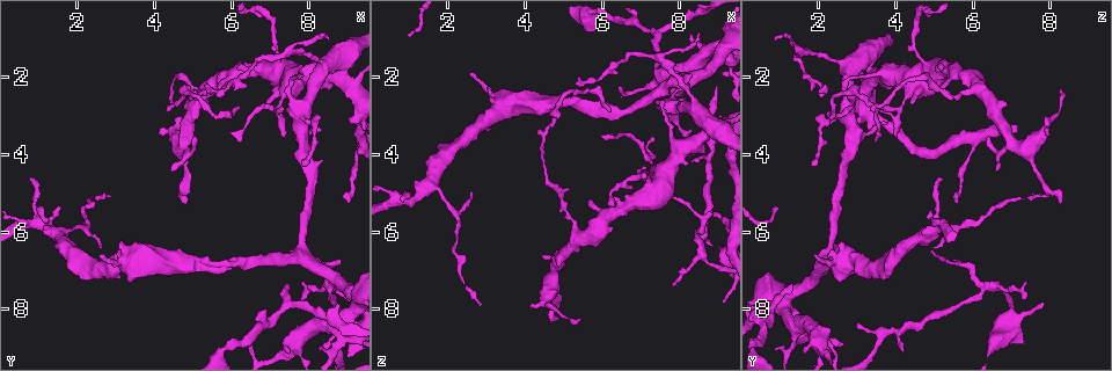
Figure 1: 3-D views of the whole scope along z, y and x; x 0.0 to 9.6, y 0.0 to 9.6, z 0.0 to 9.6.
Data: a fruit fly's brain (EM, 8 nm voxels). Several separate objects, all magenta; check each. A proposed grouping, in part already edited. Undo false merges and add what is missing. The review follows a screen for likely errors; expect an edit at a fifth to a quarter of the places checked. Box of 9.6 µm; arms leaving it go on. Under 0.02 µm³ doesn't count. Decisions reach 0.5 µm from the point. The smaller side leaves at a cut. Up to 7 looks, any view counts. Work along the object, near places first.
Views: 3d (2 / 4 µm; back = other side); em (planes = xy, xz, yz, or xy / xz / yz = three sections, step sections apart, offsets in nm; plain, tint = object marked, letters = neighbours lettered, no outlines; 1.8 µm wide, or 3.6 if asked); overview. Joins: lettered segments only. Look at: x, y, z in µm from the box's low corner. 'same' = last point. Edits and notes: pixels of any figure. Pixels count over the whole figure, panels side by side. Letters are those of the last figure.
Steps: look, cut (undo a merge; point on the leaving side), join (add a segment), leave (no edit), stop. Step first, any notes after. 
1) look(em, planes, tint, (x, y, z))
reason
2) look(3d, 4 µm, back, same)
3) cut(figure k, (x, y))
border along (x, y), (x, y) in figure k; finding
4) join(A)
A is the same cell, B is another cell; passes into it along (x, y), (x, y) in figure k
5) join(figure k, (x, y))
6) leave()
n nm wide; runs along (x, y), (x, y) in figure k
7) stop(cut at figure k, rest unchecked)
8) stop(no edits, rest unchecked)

look(3d, 4 µm, (7.45, 7.45, 1.30))
free end

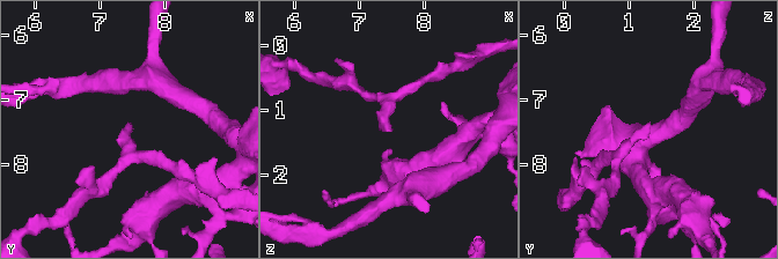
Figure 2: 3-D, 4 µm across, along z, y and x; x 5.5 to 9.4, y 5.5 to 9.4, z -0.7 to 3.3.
look(em, planes, letters, (7.45, 7.40, 1.35))

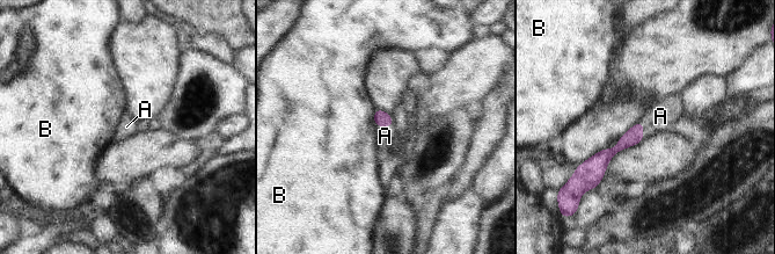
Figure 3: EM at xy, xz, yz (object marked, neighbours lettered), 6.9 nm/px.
join(A)
A is the same cell, B is another cell; the neuron continues

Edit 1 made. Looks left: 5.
look(3d, 2 µm, (8.60, 7.50, 6.30))
arms part here

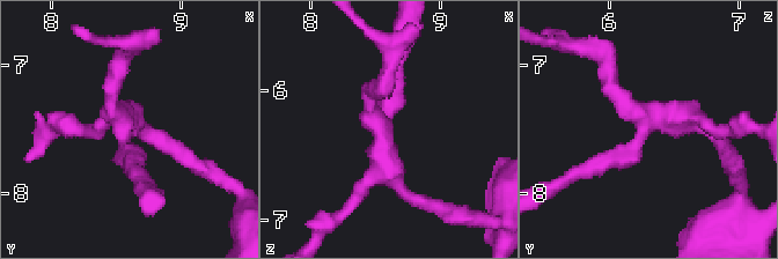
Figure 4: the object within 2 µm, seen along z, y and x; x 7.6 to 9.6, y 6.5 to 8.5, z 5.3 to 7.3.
look(em, xy, step 16, tint, (8.56, 7.46, 6.30))

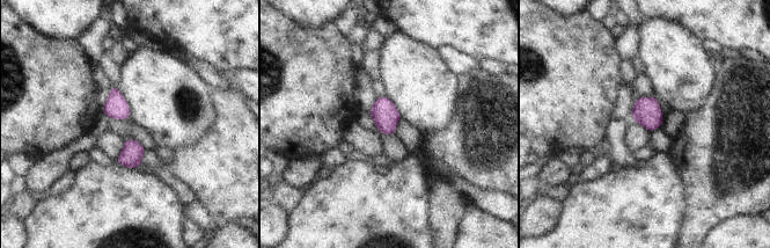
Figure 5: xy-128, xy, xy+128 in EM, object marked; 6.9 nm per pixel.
look(em, planes, letters, same)

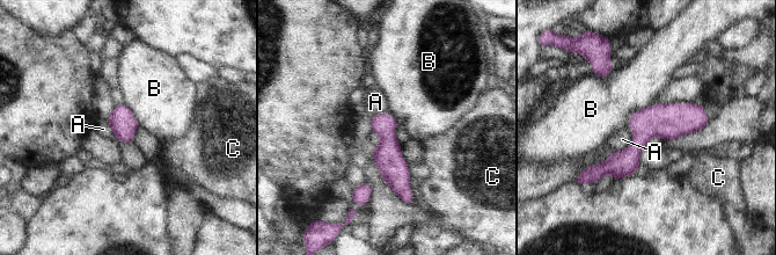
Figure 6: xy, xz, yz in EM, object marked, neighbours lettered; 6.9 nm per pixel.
leave()
A, B and C are other cells; border along (630, 128), (631, 143), (615, 152) in figure 6; all the same neuron

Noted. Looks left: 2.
stop(join at figure 3, rest unchecked)

